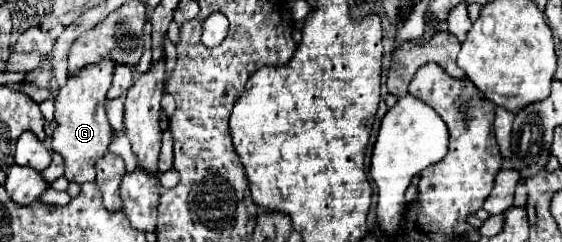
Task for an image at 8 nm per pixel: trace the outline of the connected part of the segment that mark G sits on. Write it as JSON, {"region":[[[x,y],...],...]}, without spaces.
{"region":[[[101,60],[97,64],[83,66],[79,72],[67,78],[67,84],[59,88],[55,96],[55,120],[59,126],[53,132],[51,148],[63,156],[65,178],[69,182],[95,182],[95,164],[107,152],[109,142],[113,140],[113,128],[103,108],[113,72],[113,60]]]}

